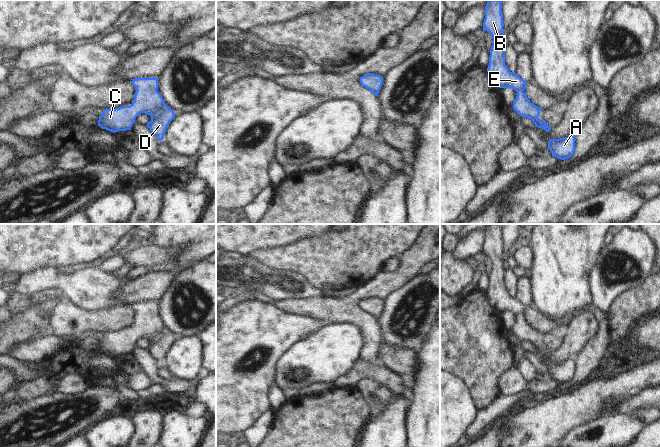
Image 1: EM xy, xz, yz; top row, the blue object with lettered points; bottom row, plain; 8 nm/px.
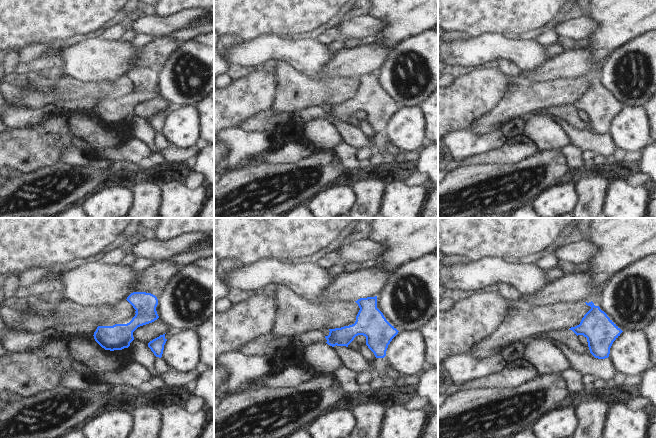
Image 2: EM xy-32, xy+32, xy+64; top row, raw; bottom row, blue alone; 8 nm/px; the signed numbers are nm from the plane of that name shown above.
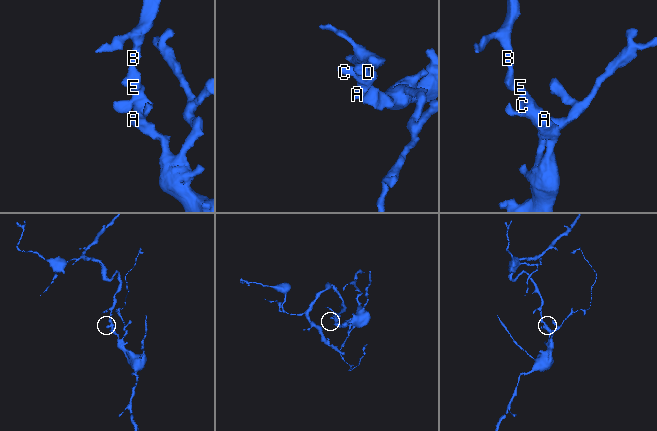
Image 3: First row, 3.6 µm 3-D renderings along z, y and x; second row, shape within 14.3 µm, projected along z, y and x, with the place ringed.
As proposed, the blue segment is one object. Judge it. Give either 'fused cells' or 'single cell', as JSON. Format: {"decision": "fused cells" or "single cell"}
{"decision": "single cell"}

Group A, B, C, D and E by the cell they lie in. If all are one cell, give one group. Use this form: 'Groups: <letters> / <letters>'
Groups: A B C D E.

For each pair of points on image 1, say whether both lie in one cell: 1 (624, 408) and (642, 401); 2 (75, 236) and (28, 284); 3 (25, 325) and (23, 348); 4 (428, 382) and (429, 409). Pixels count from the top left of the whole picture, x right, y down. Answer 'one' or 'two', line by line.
1: one
2: two
3: two
4: one

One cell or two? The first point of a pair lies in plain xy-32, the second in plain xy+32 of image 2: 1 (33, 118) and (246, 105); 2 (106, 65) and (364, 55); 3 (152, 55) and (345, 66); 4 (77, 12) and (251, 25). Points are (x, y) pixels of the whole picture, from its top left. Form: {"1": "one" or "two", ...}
{"1": "two", "2": "two", "3": "one", "4": "one"}

